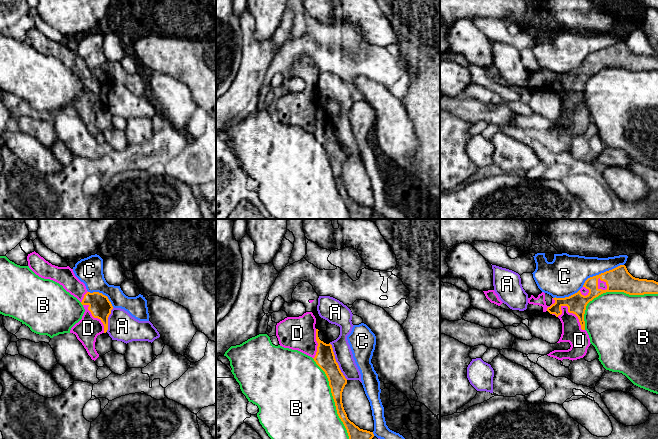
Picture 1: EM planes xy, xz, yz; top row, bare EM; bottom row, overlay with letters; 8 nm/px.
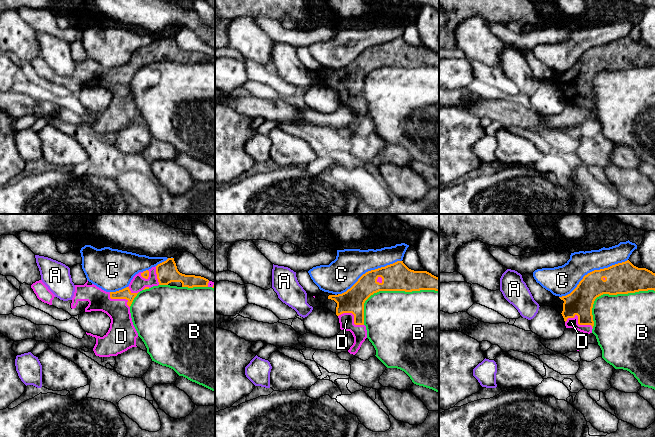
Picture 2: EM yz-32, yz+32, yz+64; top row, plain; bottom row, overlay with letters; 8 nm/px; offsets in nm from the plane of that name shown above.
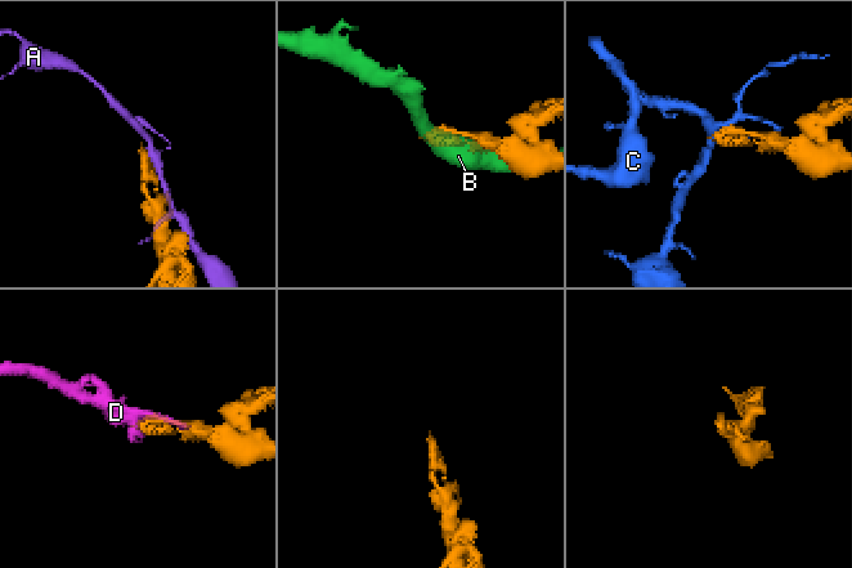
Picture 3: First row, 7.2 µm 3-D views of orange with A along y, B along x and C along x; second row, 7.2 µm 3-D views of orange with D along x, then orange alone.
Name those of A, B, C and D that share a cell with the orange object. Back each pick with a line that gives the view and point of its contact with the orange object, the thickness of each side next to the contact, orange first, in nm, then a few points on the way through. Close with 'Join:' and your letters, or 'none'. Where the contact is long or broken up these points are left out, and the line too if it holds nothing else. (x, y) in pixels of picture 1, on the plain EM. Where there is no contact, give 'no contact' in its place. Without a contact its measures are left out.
D: yz (568, 86) | 160/160 nm
Join: D

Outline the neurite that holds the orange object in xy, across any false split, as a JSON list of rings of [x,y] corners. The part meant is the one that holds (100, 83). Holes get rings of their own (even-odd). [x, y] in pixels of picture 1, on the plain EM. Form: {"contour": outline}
{"contour": [[[35,27],[27,32],[29,44],[39,53],[53,56],[76,73],[83,81],[85,88],[82,95],[70,106],[82,119],[92,136],[99,133],[95,125],[98,111],[108,106],[108,93],[113,82],[108,73],[99,68],[90,69],[86,62],[74,50],[69,42],[52,41]]]}

